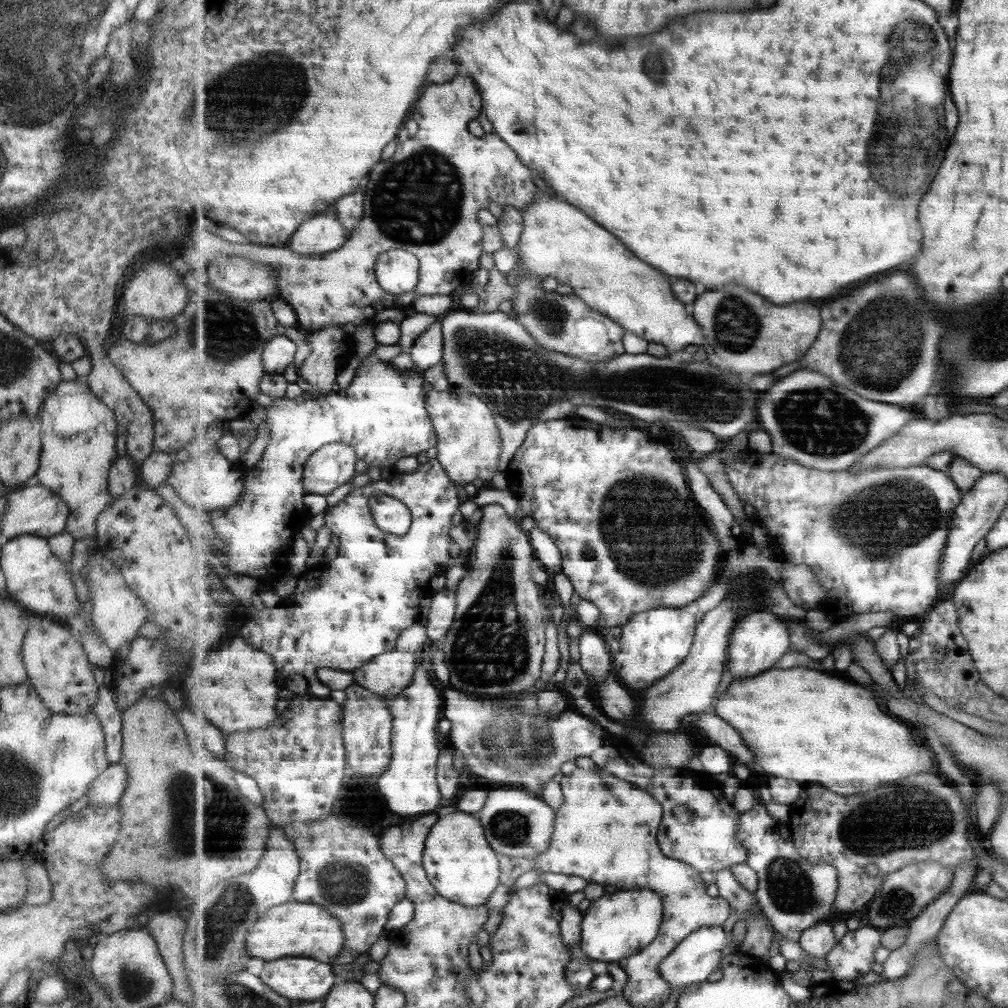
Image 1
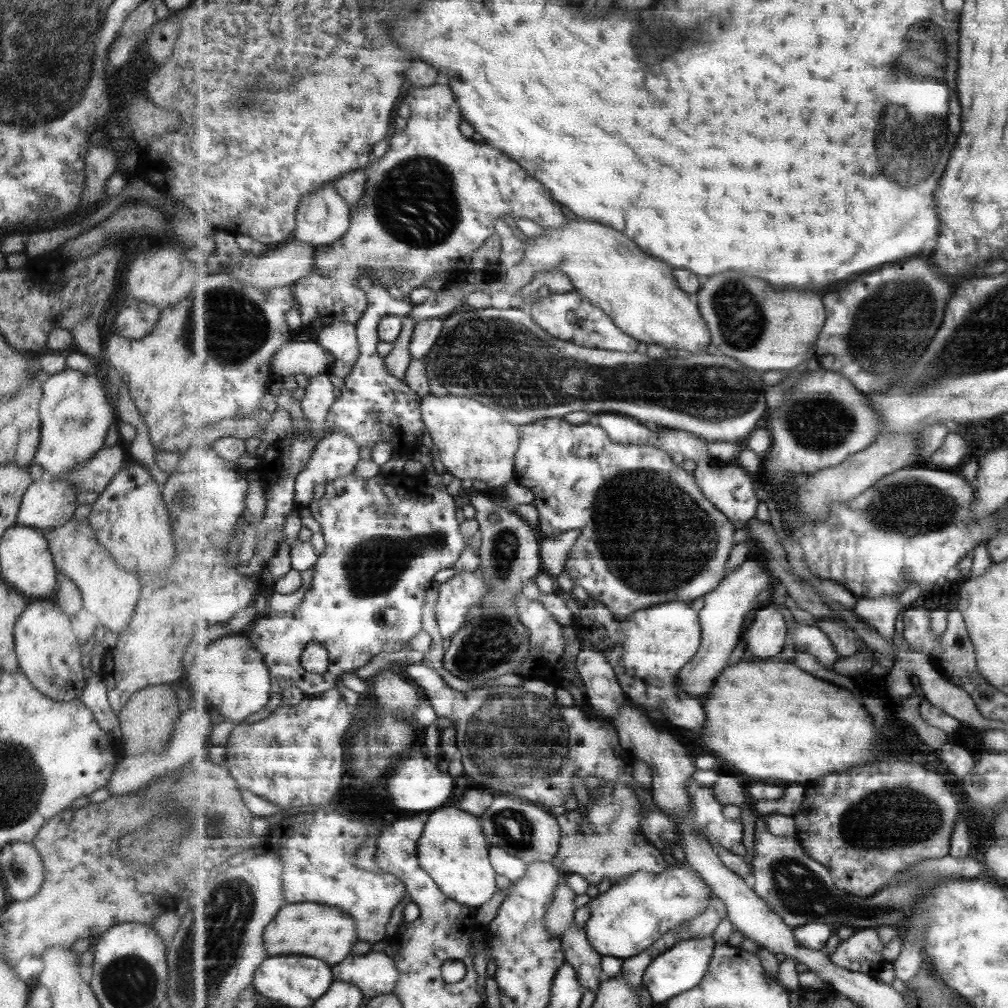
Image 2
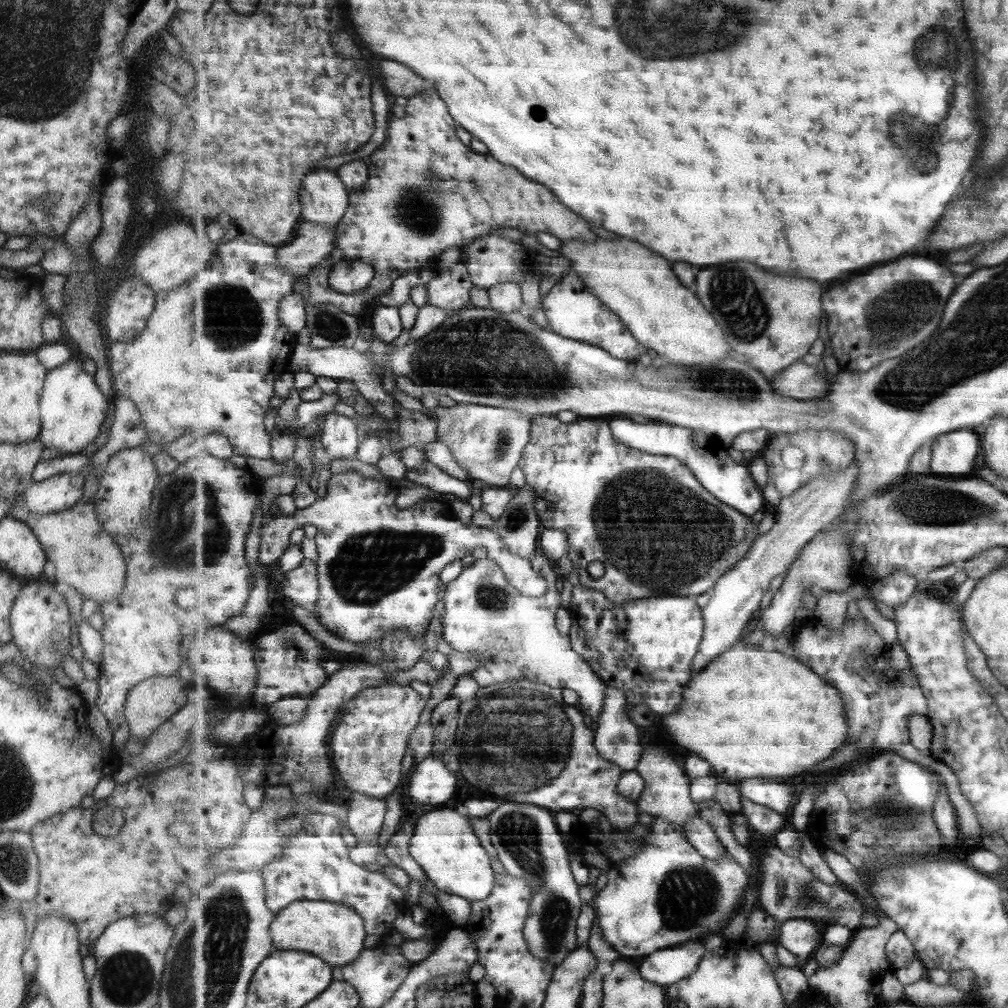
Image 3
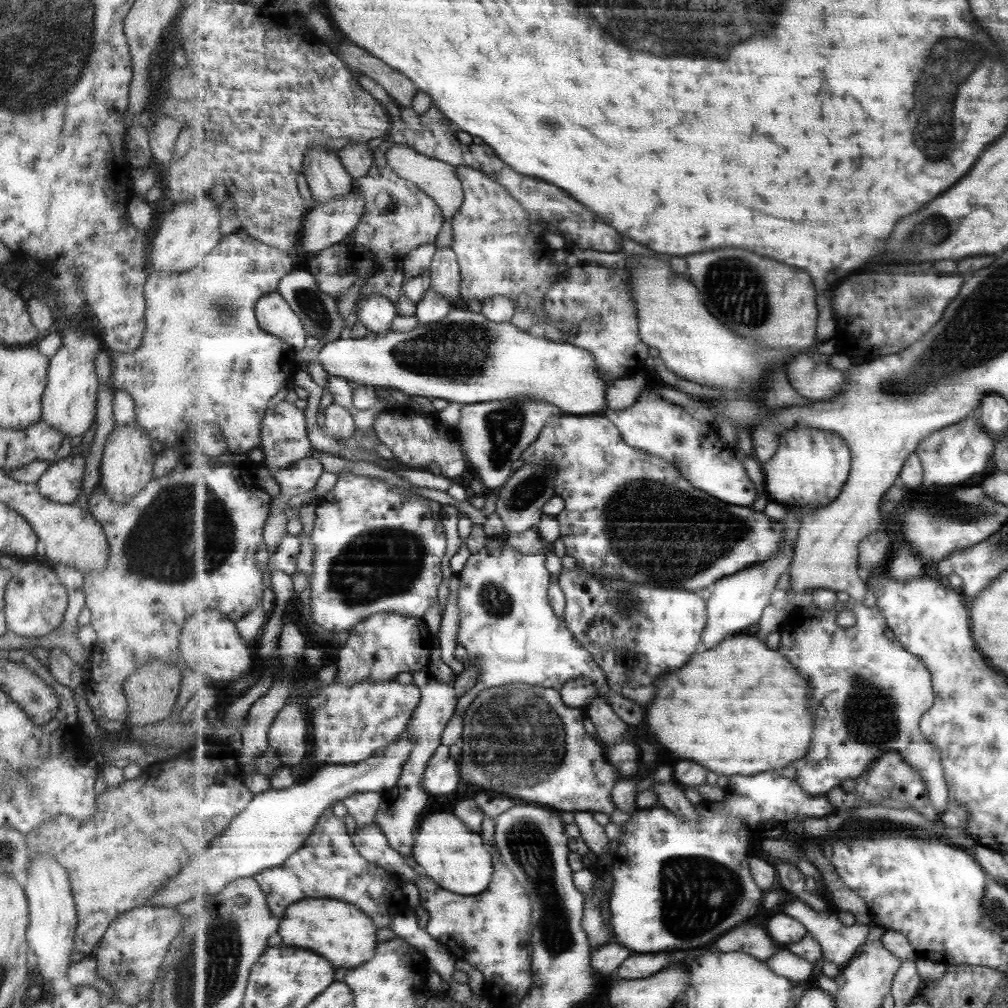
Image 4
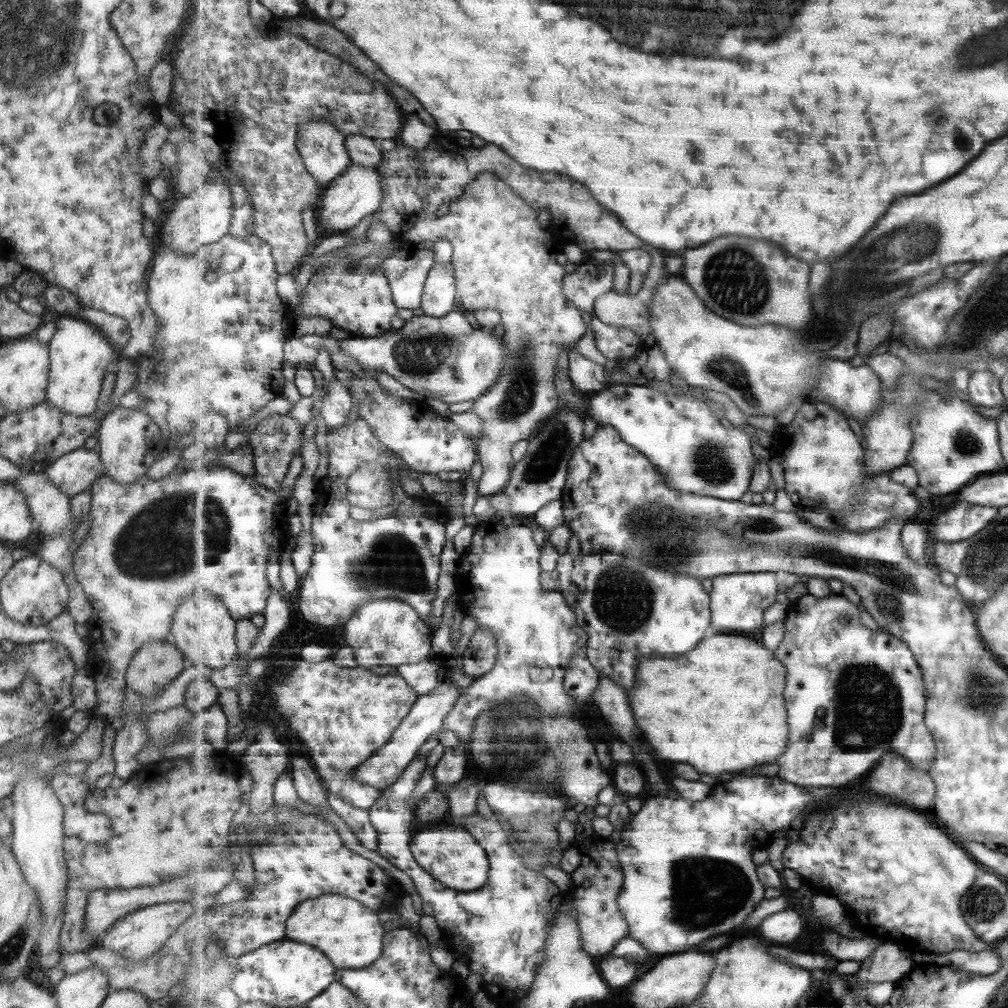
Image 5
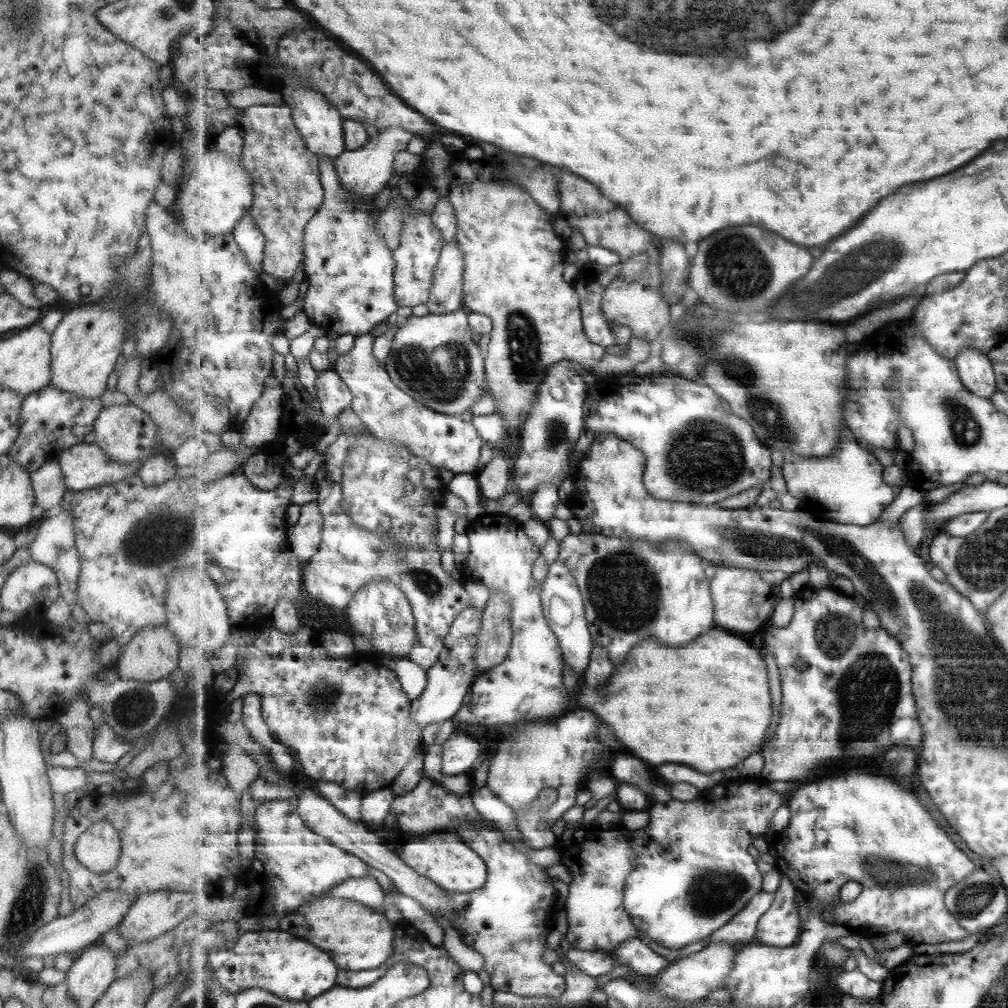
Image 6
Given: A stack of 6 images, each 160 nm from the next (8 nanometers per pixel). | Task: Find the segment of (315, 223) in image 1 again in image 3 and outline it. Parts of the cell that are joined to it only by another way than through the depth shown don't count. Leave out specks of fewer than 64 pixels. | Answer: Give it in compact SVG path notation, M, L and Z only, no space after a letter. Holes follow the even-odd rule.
M321 169L303 179L303 221L337 227L351 204L350 191L336 170Z

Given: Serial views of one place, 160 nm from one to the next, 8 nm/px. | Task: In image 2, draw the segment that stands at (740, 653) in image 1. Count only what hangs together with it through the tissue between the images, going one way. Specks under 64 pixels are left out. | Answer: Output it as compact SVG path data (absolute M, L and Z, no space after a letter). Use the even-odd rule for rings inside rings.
M768 602L756 614L756 618L747 634L744 634L747 657L762 659L779 658L790 632L787 620L781 614L779 606Z

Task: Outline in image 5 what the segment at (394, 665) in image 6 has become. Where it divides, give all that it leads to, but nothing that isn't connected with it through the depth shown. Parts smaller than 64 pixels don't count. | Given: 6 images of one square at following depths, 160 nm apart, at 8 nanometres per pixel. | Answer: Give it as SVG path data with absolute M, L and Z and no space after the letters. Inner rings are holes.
M428 658L423 662L401 665L397 668L397 674L405 678L409 686L420 697L440 685L438 679L439 669L439 663L432 658Z

